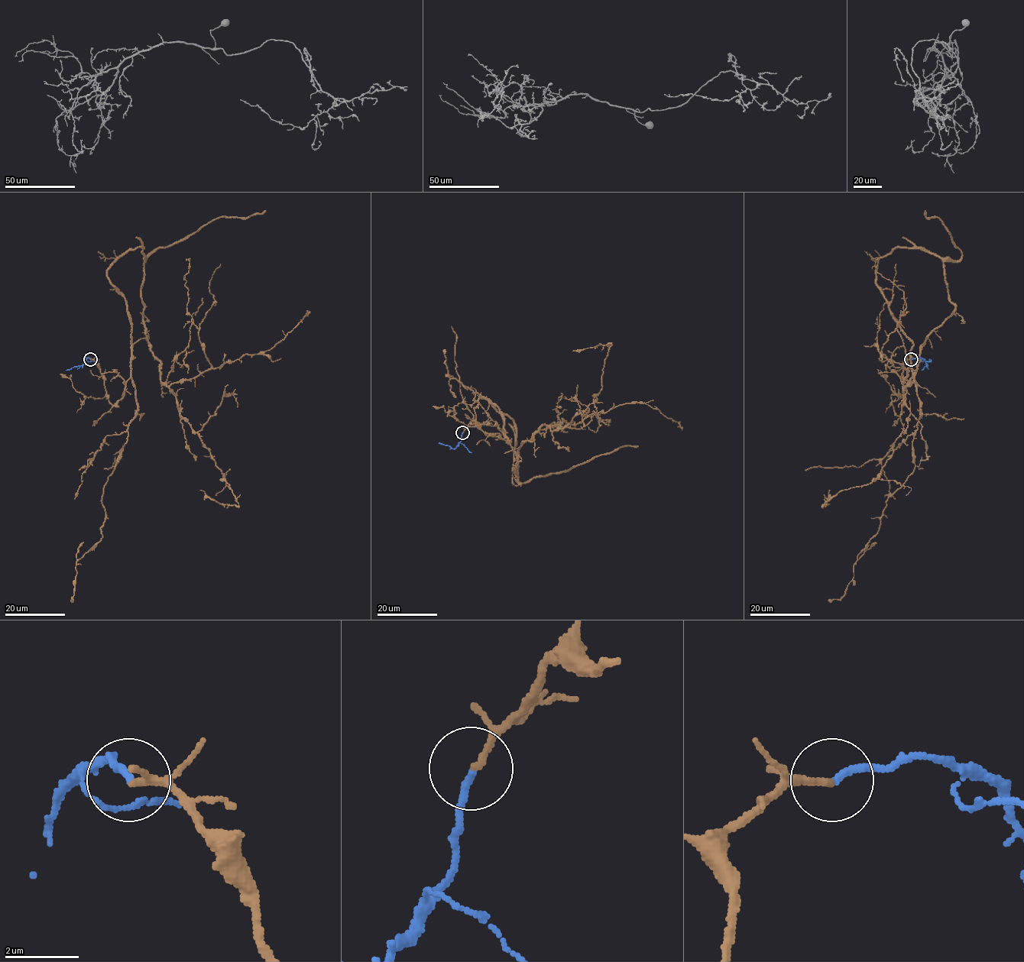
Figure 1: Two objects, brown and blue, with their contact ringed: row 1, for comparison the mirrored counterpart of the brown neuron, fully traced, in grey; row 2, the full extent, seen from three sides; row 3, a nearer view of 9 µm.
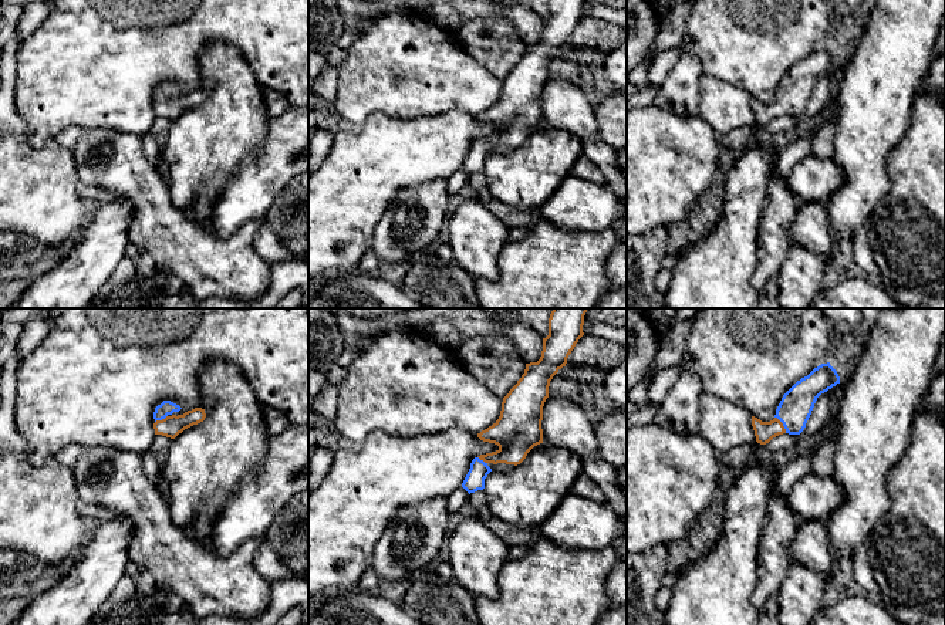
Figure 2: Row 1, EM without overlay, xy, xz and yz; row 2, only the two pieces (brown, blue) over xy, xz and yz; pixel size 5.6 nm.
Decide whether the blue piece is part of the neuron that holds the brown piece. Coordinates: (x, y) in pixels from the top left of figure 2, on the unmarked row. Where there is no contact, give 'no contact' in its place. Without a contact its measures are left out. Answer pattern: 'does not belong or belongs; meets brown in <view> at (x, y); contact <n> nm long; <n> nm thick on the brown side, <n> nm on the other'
belongs; meets brown in yz at (782, 107); contact 120 nm long; 110 nm thick on the brown side, 190 nm on the other

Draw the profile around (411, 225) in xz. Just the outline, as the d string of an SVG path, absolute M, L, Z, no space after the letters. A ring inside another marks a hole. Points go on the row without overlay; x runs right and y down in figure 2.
M448 179L396 192L374 230L371 249L379 263L398 264L435 247L449 197Z

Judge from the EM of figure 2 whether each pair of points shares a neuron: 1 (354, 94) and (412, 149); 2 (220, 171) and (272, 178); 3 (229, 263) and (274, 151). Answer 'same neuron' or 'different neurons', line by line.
1: different neurons
2: different neurons
3: different neurons

